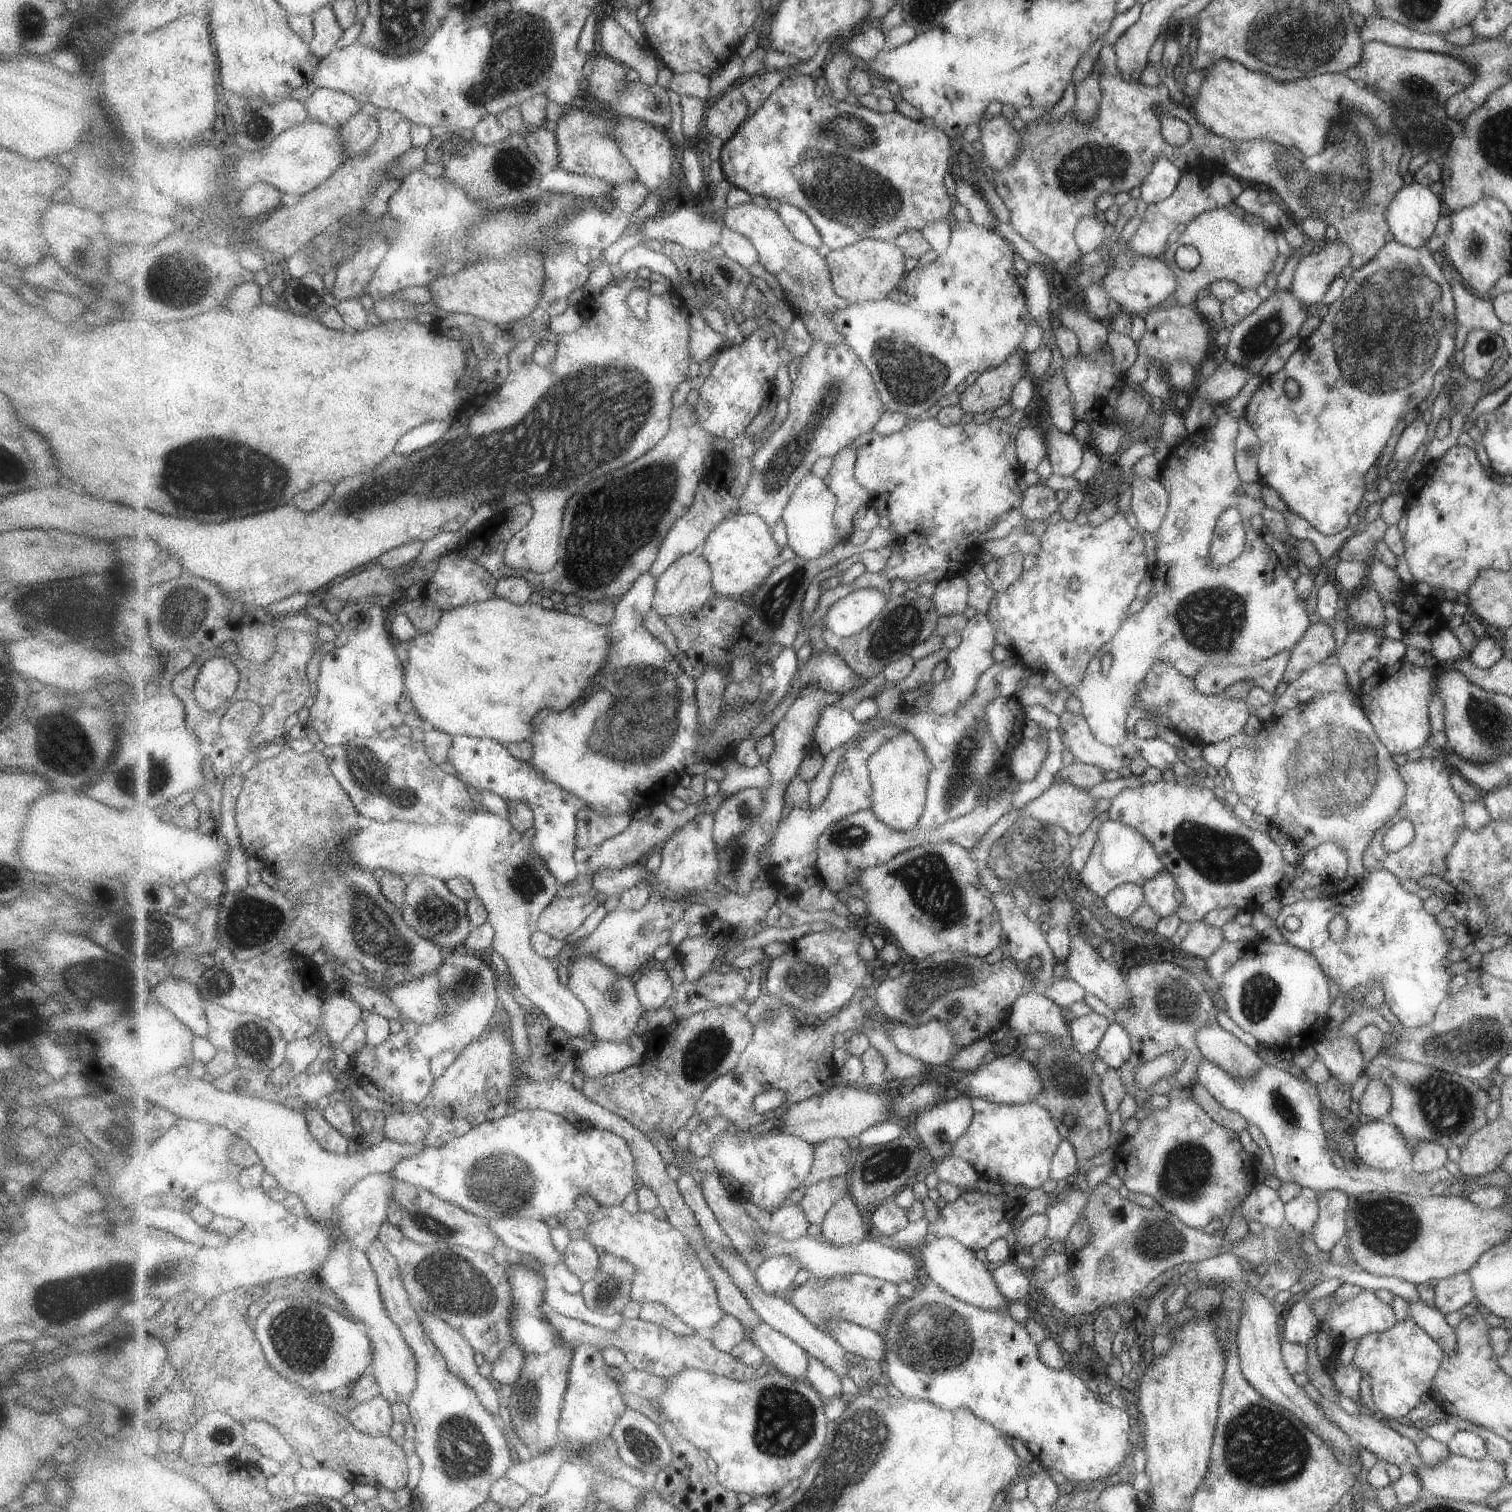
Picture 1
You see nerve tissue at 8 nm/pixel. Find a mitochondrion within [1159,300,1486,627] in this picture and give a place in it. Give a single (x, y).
(1265, 332)

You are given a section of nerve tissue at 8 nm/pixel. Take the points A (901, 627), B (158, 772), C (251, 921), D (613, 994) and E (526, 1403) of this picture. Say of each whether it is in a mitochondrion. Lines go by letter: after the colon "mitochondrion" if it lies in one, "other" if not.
A: mitochondrion
B: mitochondrion
C: mitochondrion
D: mitochondrion
E: mitochondrion

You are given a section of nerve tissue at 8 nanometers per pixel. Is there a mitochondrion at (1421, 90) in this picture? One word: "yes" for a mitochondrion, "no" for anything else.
yes

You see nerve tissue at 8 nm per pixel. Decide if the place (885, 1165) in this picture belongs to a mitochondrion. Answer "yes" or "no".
yes

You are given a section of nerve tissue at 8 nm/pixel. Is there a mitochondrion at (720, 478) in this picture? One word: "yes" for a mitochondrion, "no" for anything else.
no

